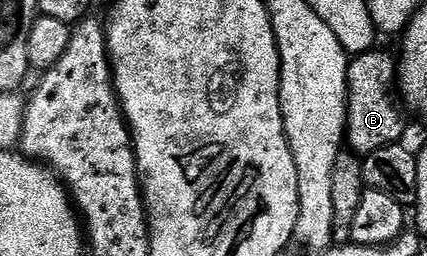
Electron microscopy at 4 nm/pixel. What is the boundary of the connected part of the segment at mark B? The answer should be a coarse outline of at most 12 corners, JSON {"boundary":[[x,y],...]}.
{"boundary":[[374,47],[349,62],[347,145],[358,155],[405,133],[399,61]]}

